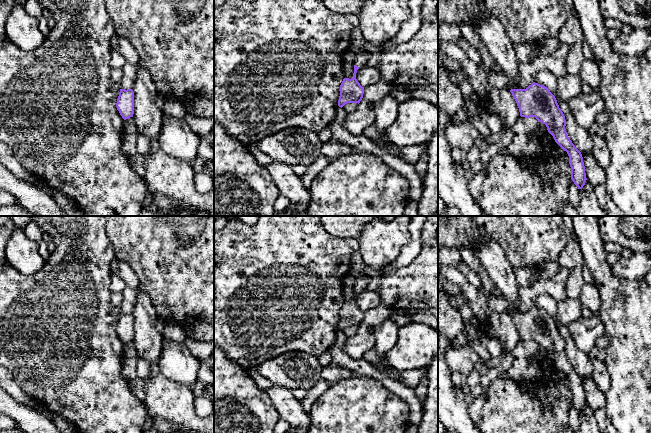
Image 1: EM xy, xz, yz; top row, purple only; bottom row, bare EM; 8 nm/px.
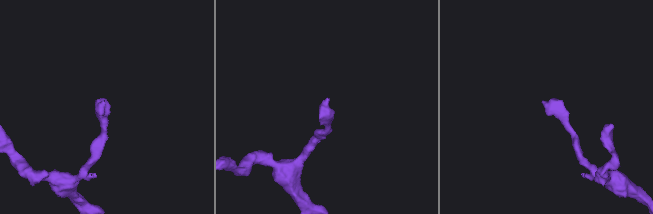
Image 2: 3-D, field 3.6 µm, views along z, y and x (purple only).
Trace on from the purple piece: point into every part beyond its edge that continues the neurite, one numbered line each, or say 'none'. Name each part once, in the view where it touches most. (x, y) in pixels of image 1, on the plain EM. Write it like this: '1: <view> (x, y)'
none

